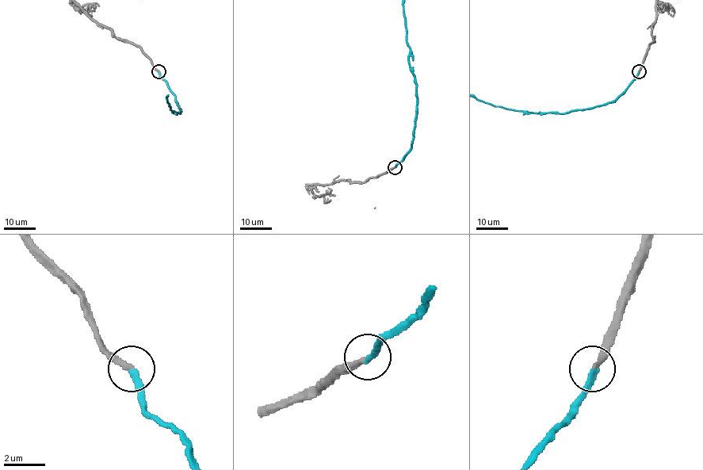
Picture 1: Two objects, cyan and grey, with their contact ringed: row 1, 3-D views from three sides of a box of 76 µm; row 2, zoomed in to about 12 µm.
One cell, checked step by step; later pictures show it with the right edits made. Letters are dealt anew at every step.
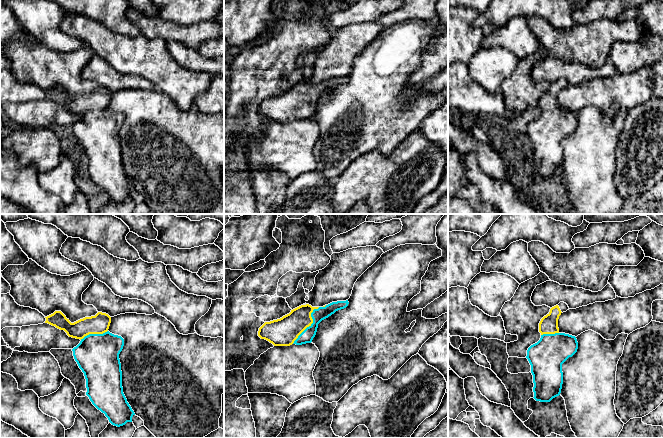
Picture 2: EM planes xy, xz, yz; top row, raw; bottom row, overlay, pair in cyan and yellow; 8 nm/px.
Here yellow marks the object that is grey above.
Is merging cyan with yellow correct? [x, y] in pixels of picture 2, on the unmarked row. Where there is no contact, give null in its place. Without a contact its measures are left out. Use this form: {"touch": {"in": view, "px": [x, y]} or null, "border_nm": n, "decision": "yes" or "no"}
{"touch": {"in": "xz", "px": [311, 100]}, "border_nm": 360, "decision": "yes"}

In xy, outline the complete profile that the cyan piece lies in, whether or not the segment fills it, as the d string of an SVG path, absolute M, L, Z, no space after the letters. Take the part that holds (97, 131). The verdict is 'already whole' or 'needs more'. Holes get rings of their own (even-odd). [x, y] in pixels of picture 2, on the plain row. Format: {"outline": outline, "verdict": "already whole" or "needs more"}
{"outline": "M61 87L45 93L48 99L80 115L73 132L86 155L86 171L92 180L117 203L132 198L135 191L123 169L119 130L124 115L108 107L111 93L102 88L74 99Z", "verdict": "needs more"}

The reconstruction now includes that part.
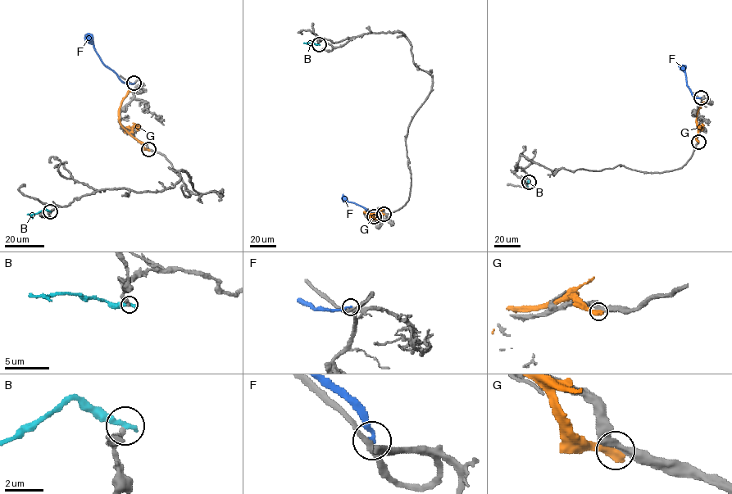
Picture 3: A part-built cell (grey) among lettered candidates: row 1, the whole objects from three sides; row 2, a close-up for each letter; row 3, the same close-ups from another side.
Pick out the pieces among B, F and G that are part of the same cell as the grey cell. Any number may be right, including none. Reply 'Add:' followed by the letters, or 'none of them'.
Add: none of them

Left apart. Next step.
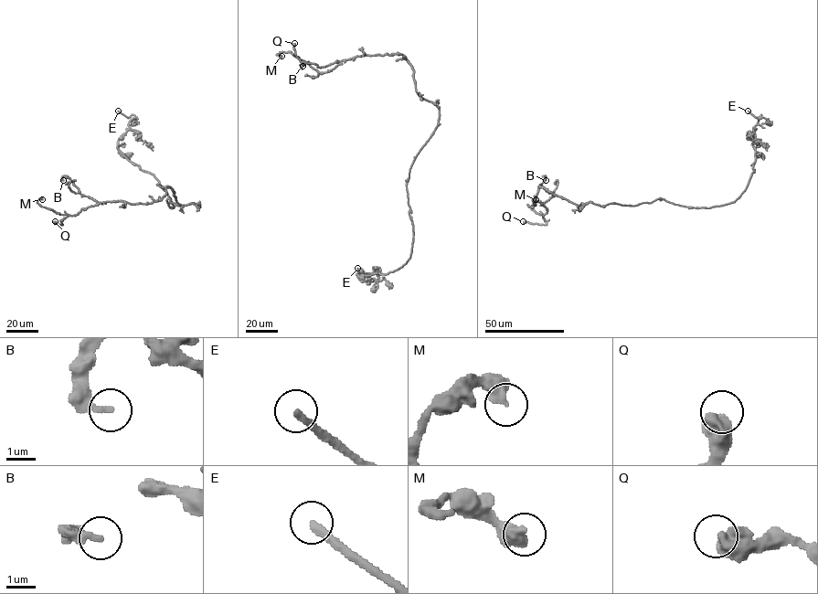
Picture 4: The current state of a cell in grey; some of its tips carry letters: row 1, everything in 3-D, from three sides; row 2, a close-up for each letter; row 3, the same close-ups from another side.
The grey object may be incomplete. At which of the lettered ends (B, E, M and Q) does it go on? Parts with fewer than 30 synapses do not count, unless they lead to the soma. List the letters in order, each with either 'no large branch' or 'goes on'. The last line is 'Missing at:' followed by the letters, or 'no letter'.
B: no large branch
E: goes on
M: no large branch
Q: no large branch
Missing at: E

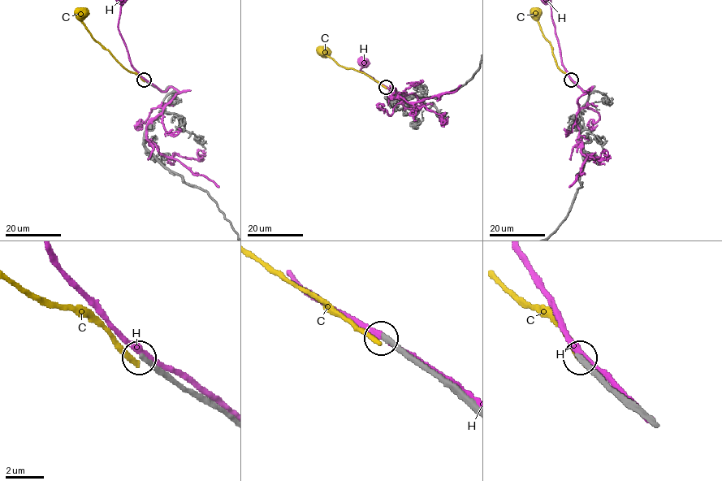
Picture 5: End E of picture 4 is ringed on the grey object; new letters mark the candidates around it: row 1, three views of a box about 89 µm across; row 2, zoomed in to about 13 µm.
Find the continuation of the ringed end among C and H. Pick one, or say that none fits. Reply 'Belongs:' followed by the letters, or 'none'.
Belongs: none

